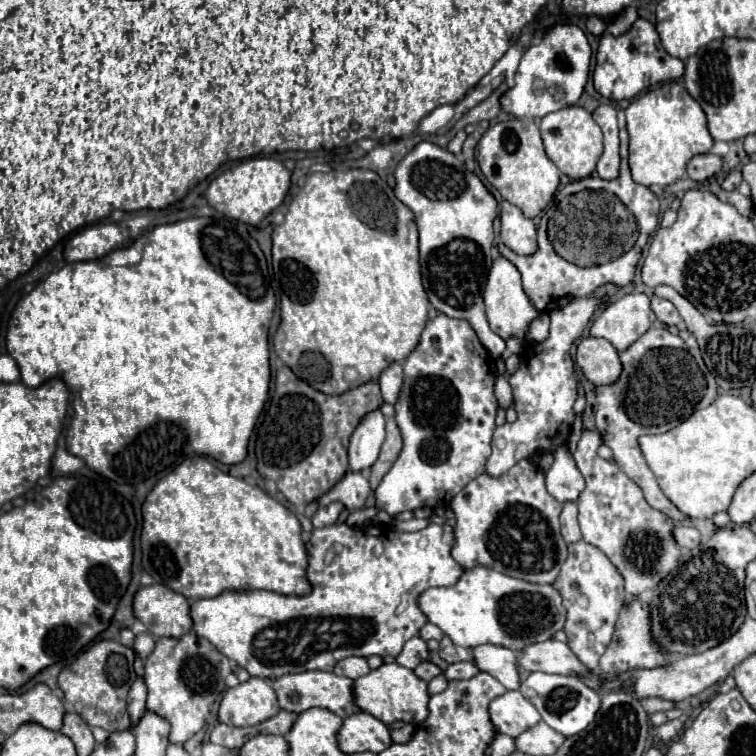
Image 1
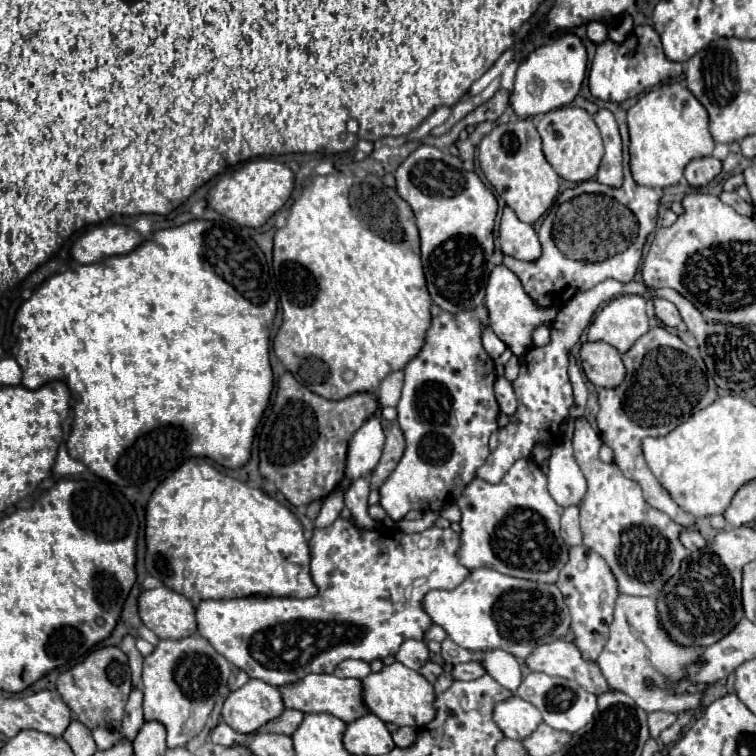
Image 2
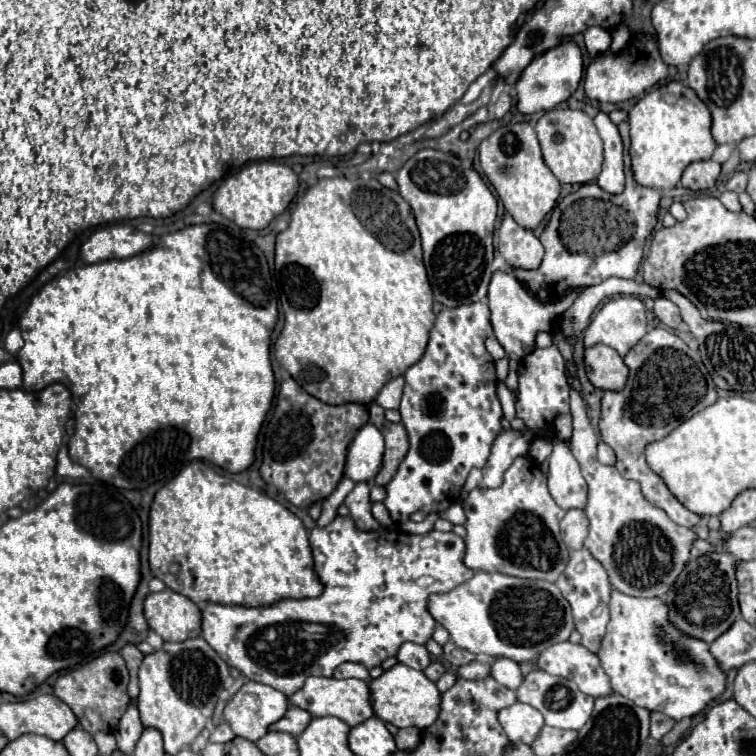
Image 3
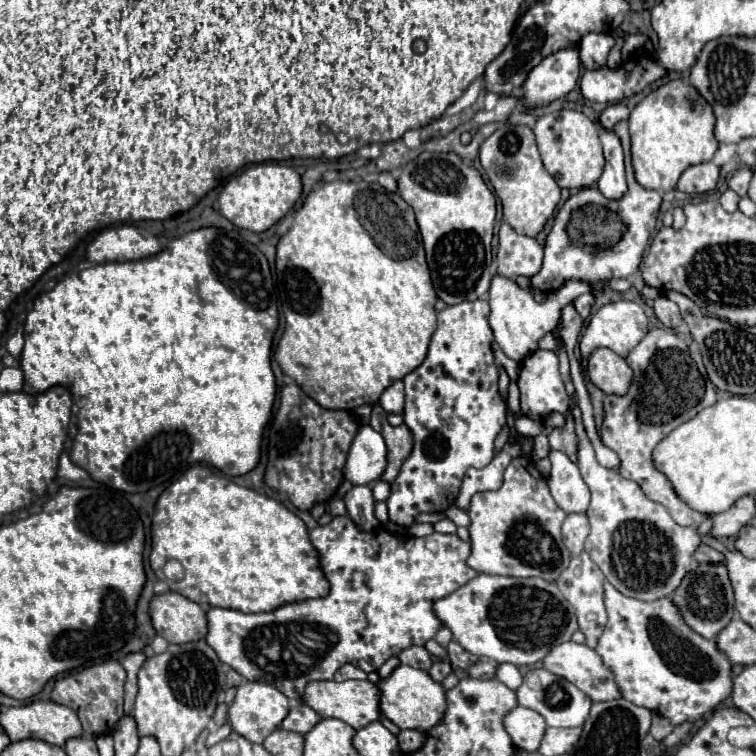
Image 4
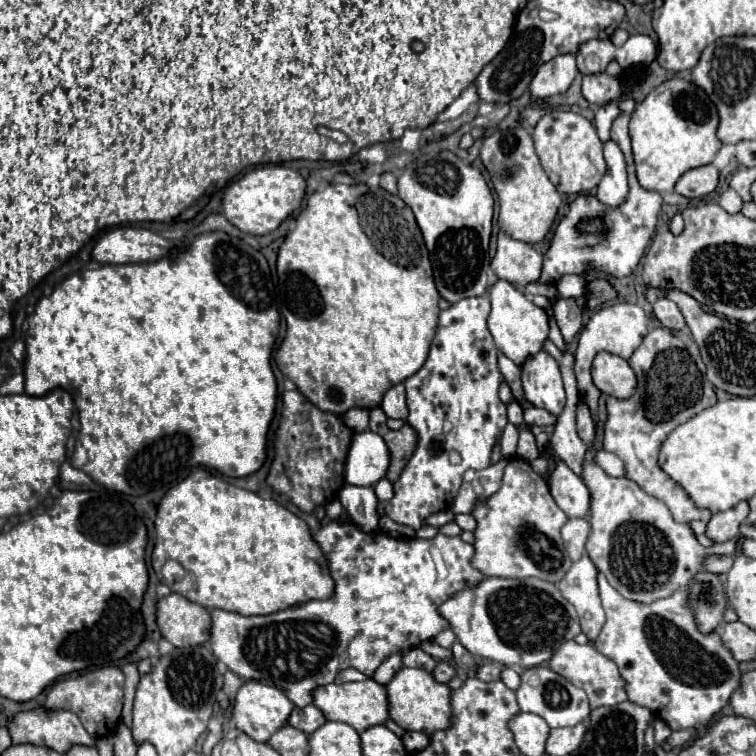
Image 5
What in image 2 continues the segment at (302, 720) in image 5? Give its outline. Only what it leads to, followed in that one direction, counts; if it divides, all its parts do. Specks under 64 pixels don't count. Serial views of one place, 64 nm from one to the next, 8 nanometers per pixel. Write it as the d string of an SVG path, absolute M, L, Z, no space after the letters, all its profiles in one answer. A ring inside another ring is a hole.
M284 710L276 720L268 722L268 730L290 736L296 730L296 724L300 724L302 718L304 718L304 712L300 712L300 710Z

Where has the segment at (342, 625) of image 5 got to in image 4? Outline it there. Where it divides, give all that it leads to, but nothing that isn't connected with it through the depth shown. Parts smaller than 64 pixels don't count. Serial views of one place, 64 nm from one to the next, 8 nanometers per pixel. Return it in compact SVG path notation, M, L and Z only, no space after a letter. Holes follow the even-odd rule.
M336 516L330 524L316 526L310 532L310 540L320 554L320 568L330 582L330 592L324 598L290 602L260 614L244 614L226 608L210 608L206 612L206 642L214 648L218 658L244 678L272 684L288 698L300 698L310 680L332 680L334 672L346 662L356 664L364 672L374 672L390 656L398 656L406 646L424 646L442 626L432 610L434 600L452 594L476 576L476 570L466 566L470 544L456 534L433 532L428 538L416 538L396 536L384 528L362 532L350 516Z

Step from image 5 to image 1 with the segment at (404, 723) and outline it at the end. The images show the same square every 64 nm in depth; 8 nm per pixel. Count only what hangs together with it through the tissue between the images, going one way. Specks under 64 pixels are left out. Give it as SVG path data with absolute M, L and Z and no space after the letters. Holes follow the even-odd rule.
M382 664L376 670L370 670L370 674L360 676L354 680L354 704L390 726L396 720L404 720L410 724L420 724L428 716L428 698L426 682L420 680L412 670L400 666L400 664Z

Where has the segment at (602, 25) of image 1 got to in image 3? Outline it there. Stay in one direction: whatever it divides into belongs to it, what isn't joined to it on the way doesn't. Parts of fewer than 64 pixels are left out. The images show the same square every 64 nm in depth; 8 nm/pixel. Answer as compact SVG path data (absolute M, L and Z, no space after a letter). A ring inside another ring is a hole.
M592 26L584 32L584 42L586 42L586 50L596 56L600 52L606 52L610 46L610 34L600 28L600 26Z

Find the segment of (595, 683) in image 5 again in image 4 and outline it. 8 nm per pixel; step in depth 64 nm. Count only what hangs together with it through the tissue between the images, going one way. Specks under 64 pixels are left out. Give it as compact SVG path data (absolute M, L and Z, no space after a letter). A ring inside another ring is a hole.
M562 642L558 646L554 646L542 660L542 666L556 674L566 678L568 682L576 684L584 694L588 694L592 698L592 702L600 702L600 700L614 700L620 698L620 692L614 684L614 676L612 672L602 664L602 658L596 654L596 650L588 648L586 644L576 644L576 642Z

